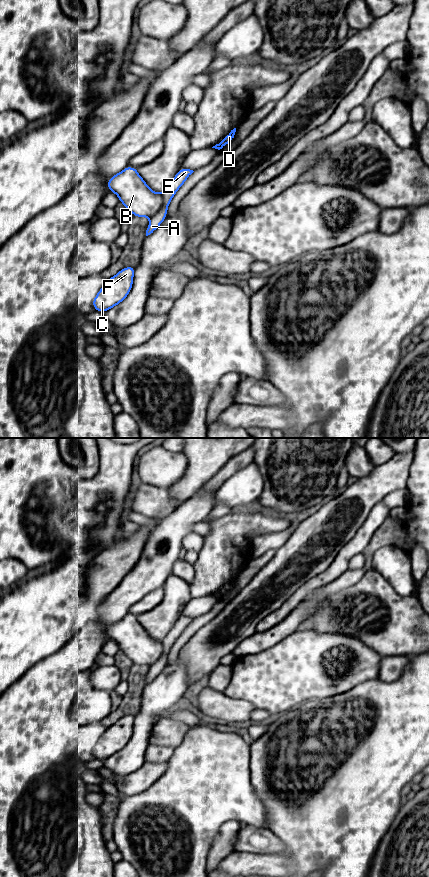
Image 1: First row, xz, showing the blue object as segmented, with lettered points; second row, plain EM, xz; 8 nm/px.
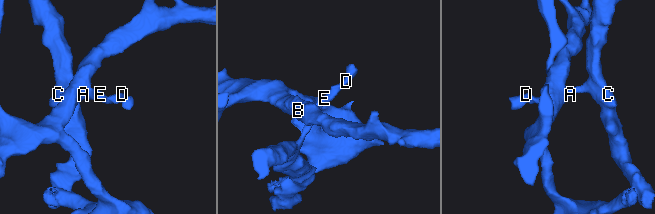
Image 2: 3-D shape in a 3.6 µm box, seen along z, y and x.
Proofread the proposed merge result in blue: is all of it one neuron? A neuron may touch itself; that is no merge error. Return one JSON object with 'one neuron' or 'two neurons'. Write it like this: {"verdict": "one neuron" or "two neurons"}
{"verdict": "two neurons"}

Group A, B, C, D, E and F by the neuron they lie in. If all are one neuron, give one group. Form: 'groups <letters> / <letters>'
groups A C D E F / B

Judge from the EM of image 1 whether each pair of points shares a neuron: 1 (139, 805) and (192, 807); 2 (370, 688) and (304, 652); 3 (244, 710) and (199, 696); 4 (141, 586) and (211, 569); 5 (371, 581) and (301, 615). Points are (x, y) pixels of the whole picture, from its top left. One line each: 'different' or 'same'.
1: same
2: different
3: same
4: different
5: different

